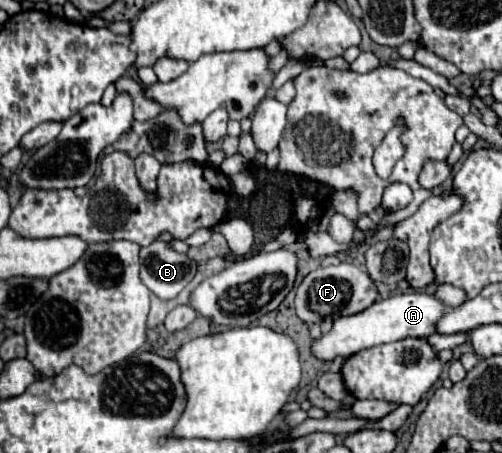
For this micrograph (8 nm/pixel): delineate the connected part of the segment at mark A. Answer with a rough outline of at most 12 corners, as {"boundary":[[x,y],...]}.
{"boundary":[[399,294],[341,316],[313,340],[317,360],[435,334],[447,306]]}

